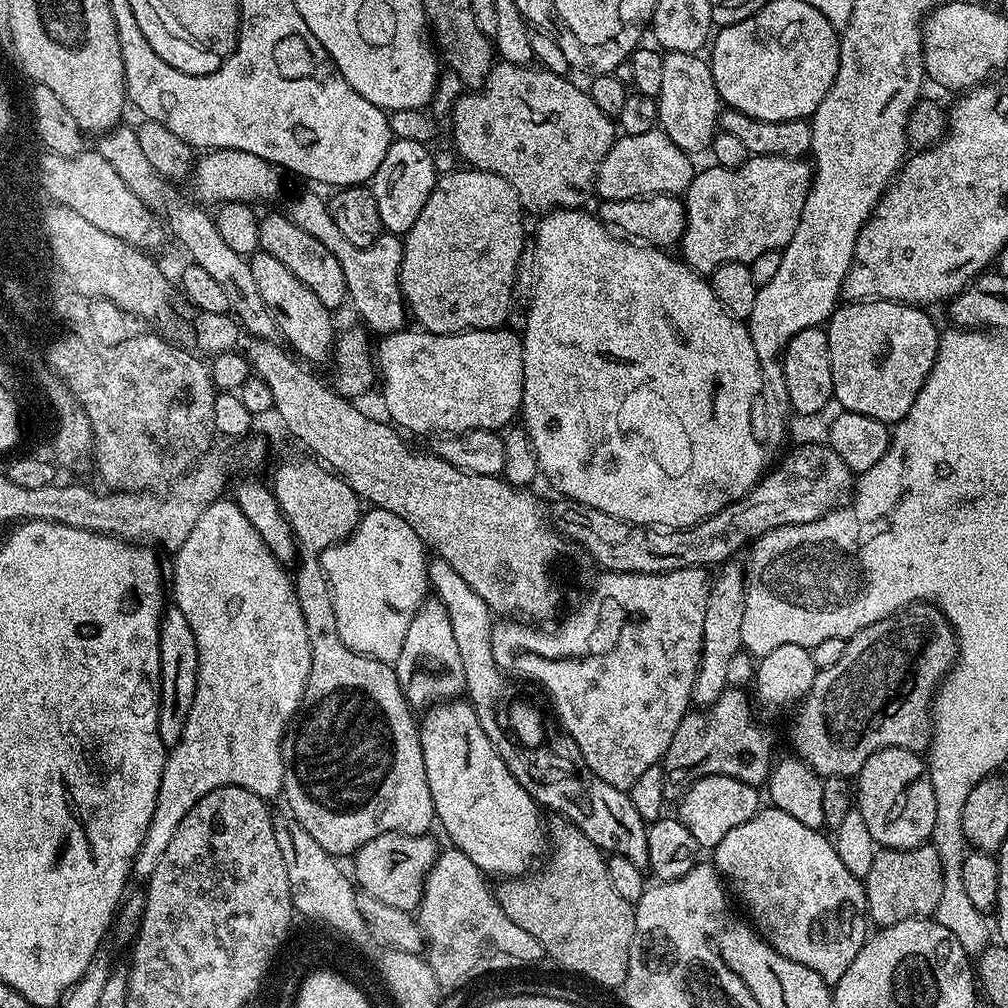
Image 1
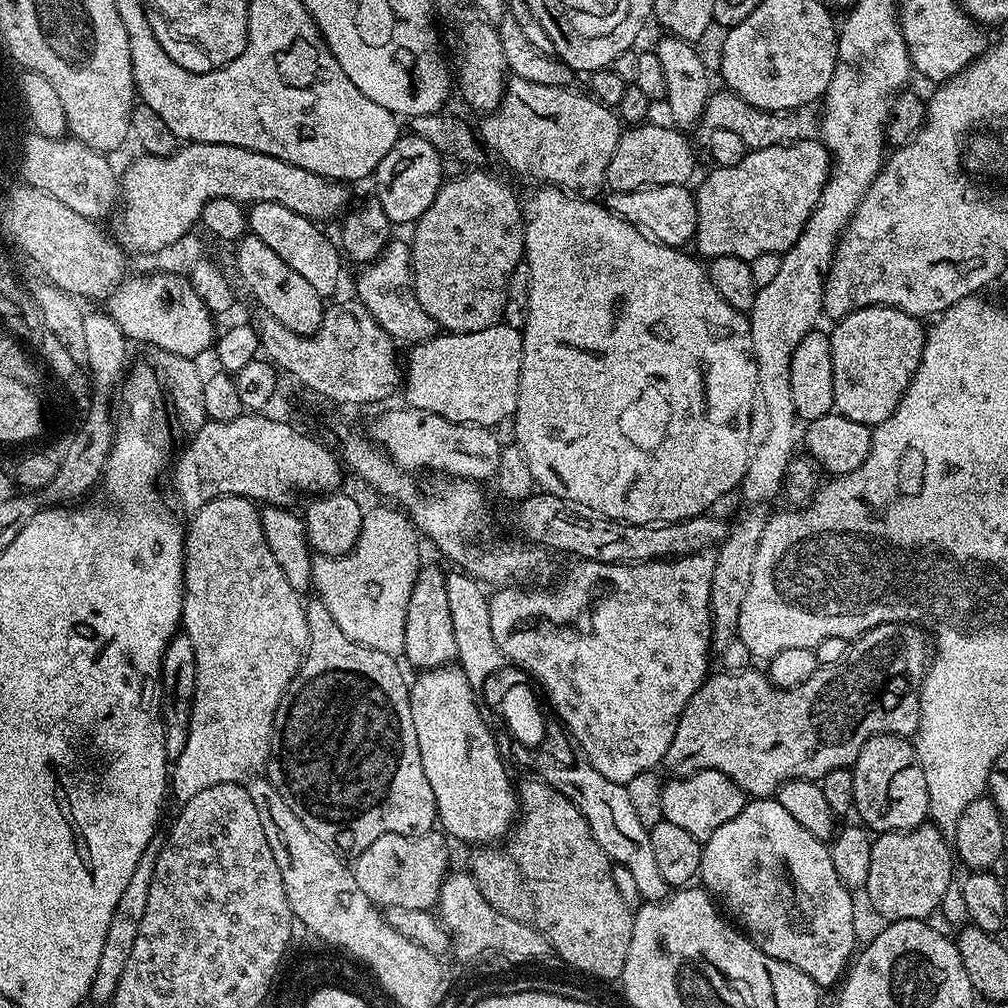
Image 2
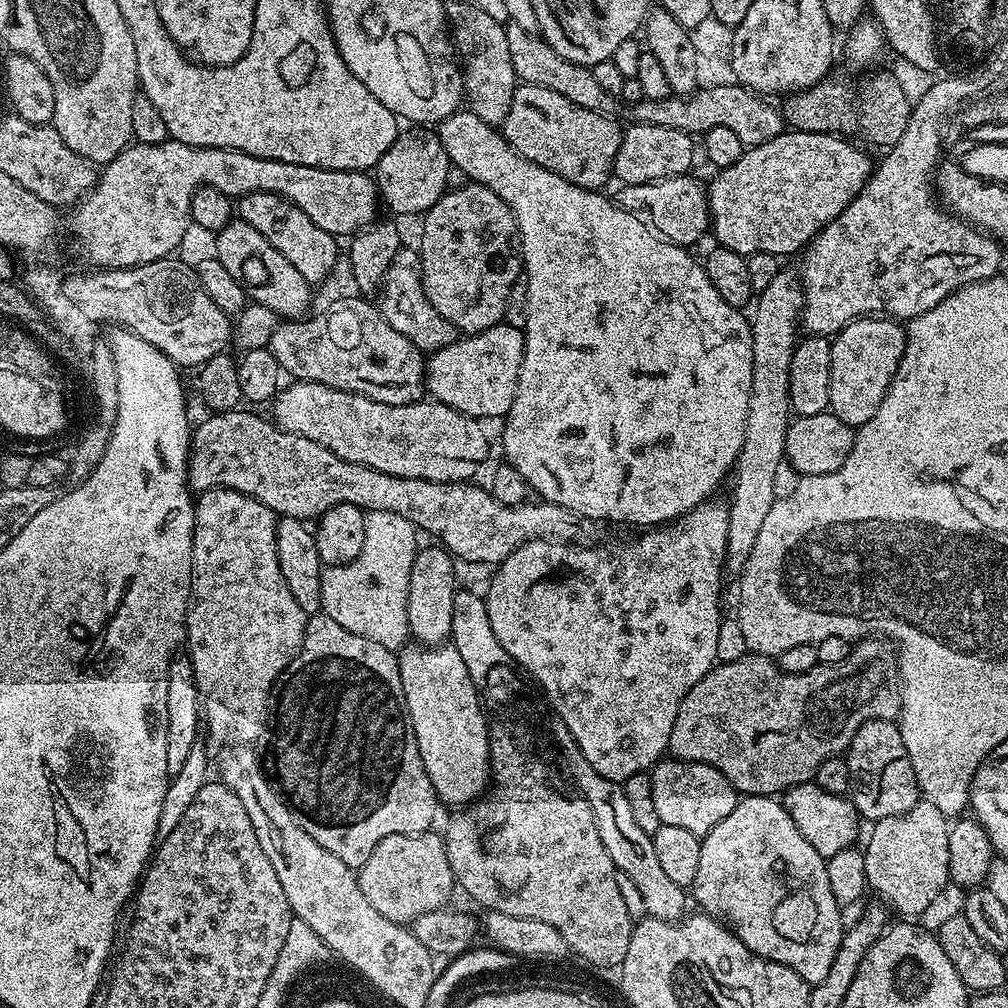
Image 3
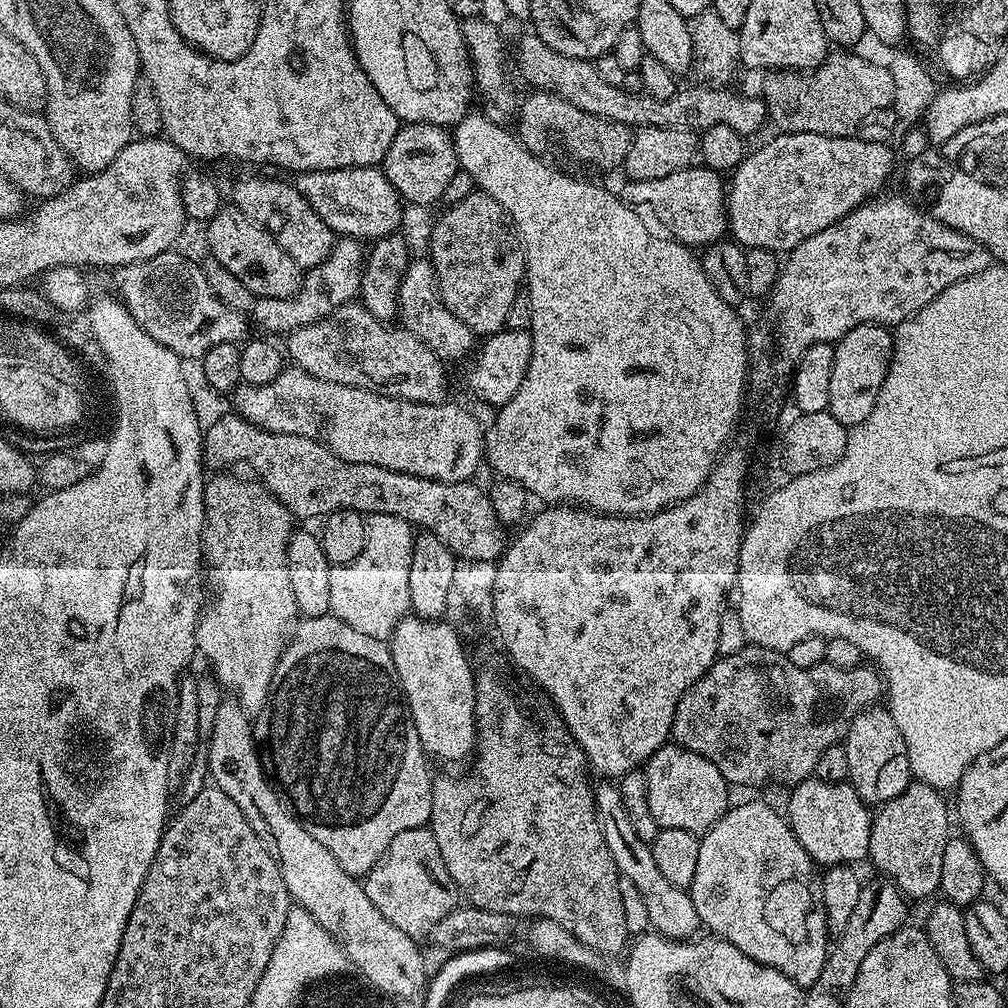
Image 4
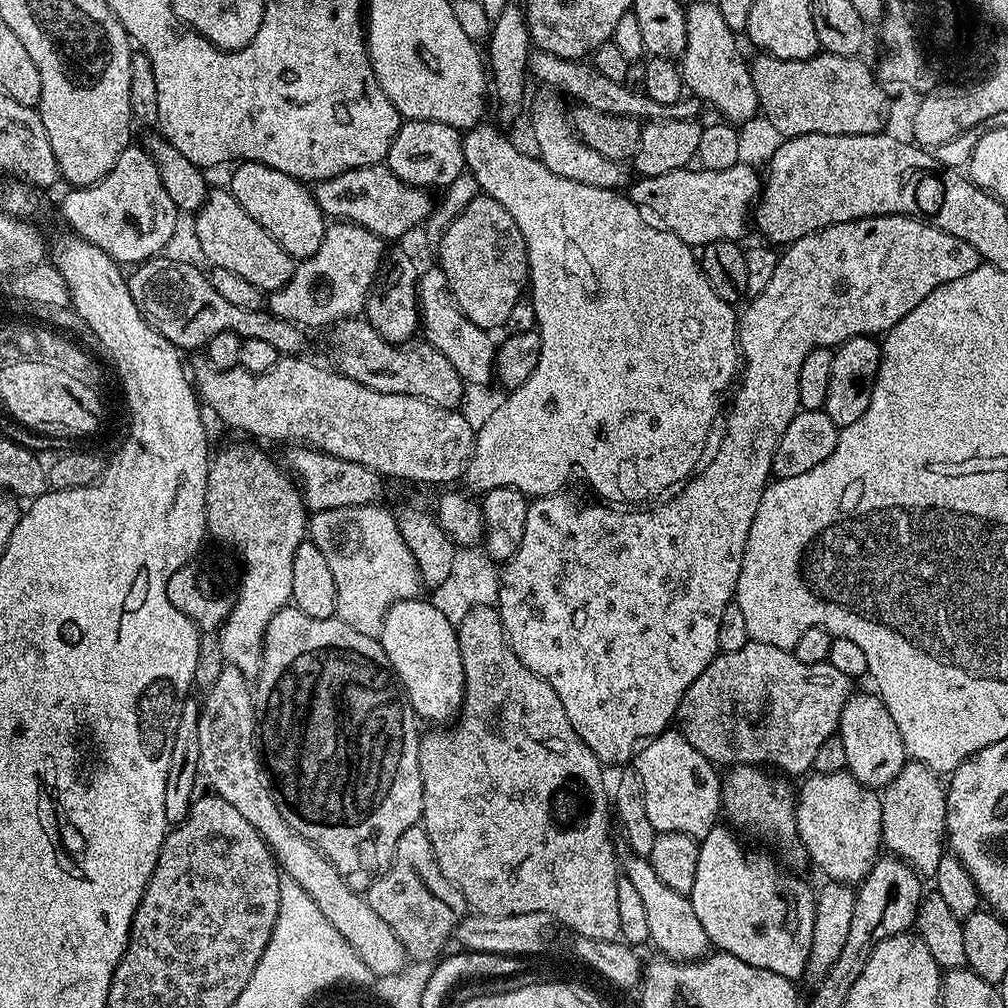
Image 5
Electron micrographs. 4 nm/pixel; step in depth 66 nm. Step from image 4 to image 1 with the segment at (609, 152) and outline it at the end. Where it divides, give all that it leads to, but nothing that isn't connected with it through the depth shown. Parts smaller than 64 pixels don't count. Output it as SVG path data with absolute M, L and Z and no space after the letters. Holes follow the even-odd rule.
M496 62L493 63L490 74L484 80L483 85L469 91L467 94L460 95L456 99L456 105L452 108L452 115L450 117L452 141L450 141L450 144L457 157L461 161L468 160L464 162L467 162L473 168L480 169L482 172L493 172L502 178L506 178L506 182L510 182L510 186L514 186L514 190L518 194L521 209L527 210L529 213L532 211L536 212L535 214L547 214L555 208L583 209L587 205L584 203L587 202L588 195L590 197L593 195L598 166L602 162L602 158L606 158L612 143L618 139L618 128L614 123L613 117L602 114L602 110L598 110L598 106L594 106L594 98L590 98L590 94L583 87L579 88L578 85L571 84L570 81L571 79L568 76L559 76L553 72L545 72L539 66Z

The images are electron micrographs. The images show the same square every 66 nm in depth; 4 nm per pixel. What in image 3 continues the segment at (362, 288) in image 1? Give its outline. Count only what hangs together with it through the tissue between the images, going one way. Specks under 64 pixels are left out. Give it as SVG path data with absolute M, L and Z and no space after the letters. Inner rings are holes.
M402 246L398 254L394 254L394 262L390 262L390 270L386 270L386 278L380 285L378 307L382 318L386 318L402 338L410 338L410 342L425 354L442 350L458 339L458 329L446 322L446 318L442 318L426 298L420 273L420 253L415 247Z

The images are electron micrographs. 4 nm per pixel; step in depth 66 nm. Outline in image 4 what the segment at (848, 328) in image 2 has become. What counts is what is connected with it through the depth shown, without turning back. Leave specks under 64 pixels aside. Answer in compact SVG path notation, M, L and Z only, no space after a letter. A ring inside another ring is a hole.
M882 324L854 326L834 345L834 370L830 374L830 402L828 413L851 430L863 422L874 410L882 382L888 373L892 357L893 333Z

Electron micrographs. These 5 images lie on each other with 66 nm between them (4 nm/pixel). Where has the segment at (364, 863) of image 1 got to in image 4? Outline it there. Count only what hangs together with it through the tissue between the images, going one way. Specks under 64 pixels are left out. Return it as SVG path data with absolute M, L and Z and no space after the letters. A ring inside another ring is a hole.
M428 826L398 833L384 851L384 859L370 869L362 883L366 898L378 906L382 918L394 922L398 930L409 934L431 933L432 928L438 926L438 922L453 912L462 900L462 893L450 878L450 870L446 870L438 842Z

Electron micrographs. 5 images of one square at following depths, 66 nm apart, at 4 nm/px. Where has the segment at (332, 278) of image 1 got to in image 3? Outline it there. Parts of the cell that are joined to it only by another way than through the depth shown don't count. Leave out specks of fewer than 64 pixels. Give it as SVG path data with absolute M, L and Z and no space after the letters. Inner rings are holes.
M255 192L239 197L238 216L254 226L254 230L258 230L258 234L262 234L262 238L266 238L266 242L270 242L270 246L274 246L274 250L282 254L282 258L287 258L308 284L319 286L335 270L336 259L339 256L341 259L342 248L341 245L340 248L336 245L339 244L337 237L322 230L322 226L314 226L314 222L310 222L310 218L306 218L306 214L302 214L302 210L294 206L294 202L278 194Z

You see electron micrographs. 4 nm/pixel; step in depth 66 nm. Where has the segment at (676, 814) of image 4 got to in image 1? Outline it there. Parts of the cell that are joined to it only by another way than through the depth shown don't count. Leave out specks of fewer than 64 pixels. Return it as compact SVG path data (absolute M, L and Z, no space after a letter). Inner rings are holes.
M704 776L700 780L693 780L692 785L683 789L679 797L680 812L678 819L694 834L701 849L711 850L734 830L734 826L742 826L750 818L754 818L762 807L757 785L738 782L738 778L729 776Z

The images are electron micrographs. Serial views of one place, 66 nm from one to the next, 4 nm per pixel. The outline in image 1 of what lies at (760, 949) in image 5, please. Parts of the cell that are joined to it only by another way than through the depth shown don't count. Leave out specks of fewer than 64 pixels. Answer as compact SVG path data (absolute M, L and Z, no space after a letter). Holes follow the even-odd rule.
M764 806L754 818L742 822L742 826L734 826L734 830L730 830L730 834L726 834L726 838L711 849L710 860L730 885L735 899L744 903L745 910L749 912L747 915L760 937L778 950L778 954L790 958L790 962L810 966L818 978L835 986L842 974L850 970L850 962L858 958L860 945L870 935L870 924L866 919L868 903L863 879L846 870L842 858L838 858L835 843L823 835L823 831L802 826L802 822L786 814L786 810Z

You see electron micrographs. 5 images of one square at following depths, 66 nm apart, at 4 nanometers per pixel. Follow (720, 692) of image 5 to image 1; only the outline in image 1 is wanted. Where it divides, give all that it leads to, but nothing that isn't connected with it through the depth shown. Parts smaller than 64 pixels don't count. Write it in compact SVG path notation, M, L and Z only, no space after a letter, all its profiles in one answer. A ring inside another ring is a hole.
M909 604L900 612L895 612L894 615L887 616L886 619L874 622L870 626L860 629L859 632L855 632L853 636L848 637L845 643L842 659L834 666L817 671L814 686L810 686L810 690L795 709L796 717L792 720L793 749L791 748L791 751L804 763L809 764L813 772L821 778L826 776L855 778L862 770L862 766L866 766L866 758L870 758L870 754L883 748L905 748L911 752L923 753L932 743L932 702L936 689L939 688L940 681L952 671L956 663L957 651L956 631L952 629L952 623L933 604ZM729 686L713 704L703 710L690 710L678 722L674 738L666 750L662 767L669 797L676 798L693 780L704 776L729 776L757 786L763 785L772 770L772 740L768 732L752 717L753 701L743 687Z

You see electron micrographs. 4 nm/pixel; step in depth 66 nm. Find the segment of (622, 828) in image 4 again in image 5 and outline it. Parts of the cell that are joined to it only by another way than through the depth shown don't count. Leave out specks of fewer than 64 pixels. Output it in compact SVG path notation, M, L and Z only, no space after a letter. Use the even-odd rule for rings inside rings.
M628 854L622 860L622 875L630 878L631 884L638 889L642 903L646 906L646 919L650 922L649 941L656 943L657 953L669 960L687 962L699 960L709 951L710 945L706 938L706 930L702 930L702 922L698 922L698 914L694 914L694 906L688 896L678 894L678 890L670 890L658 874L654 874L654 866L643 856Z

